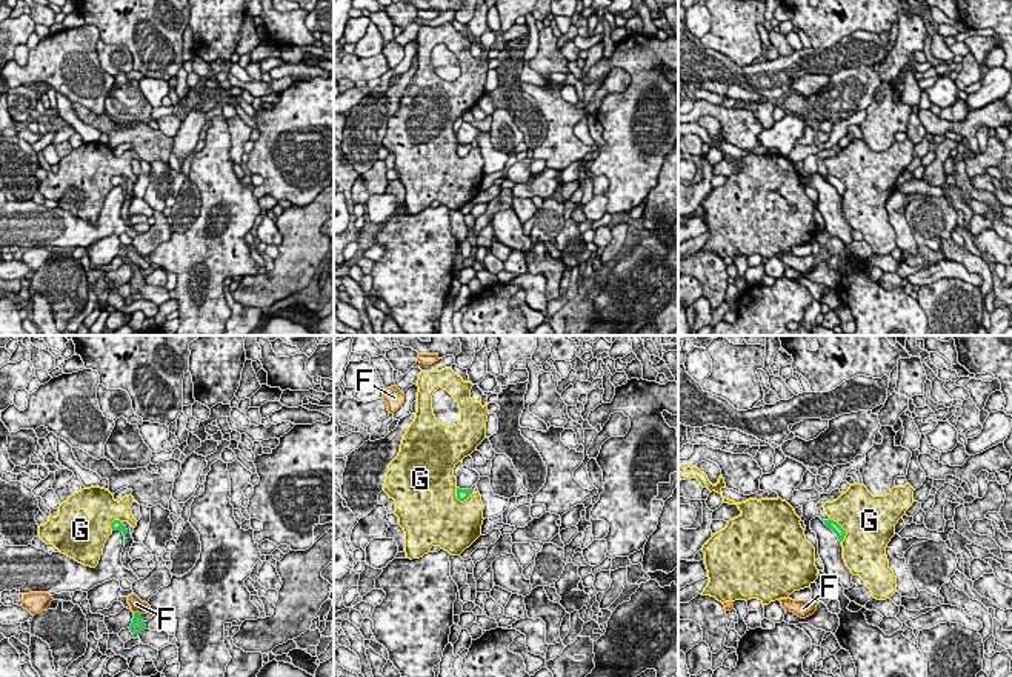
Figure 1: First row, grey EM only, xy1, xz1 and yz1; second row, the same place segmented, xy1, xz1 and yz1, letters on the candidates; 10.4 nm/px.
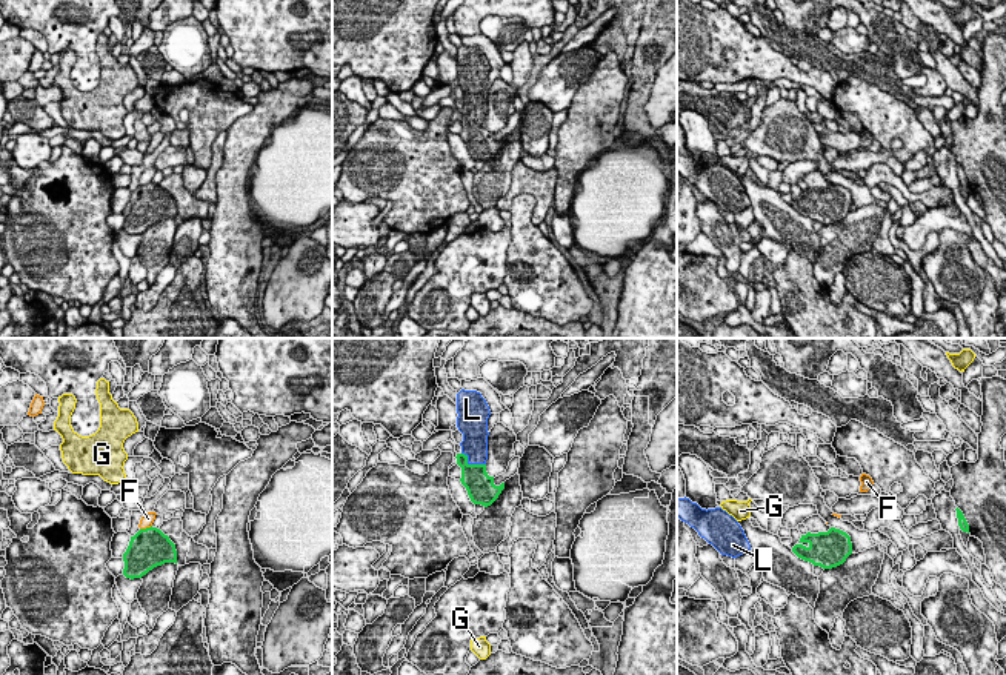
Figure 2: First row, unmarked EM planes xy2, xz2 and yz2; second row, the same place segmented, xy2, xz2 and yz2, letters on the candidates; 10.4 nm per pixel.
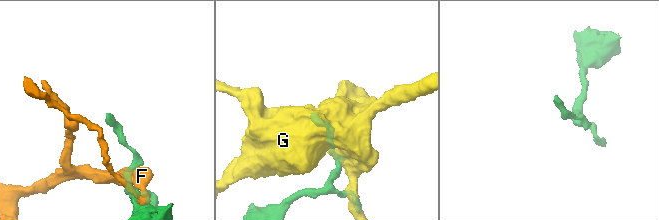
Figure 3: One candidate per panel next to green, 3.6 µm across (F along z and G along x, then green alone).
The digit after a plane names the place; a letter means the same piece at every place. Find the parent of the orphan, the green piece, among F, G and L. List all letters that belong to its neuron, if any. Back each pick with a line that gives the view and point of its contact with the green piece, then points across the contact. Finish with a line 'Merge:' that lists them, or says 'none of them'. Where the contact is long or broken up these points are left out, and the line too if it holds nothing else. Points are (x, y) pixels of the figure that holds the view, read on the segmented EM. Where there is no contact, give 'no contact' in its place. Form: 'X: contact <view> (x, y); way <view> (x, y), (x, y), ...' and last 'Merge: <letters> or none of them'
L: contact xz2 (473, 465); way xz2 (480, 486), (474, 477), (473, 465), (474, 445)
Merge: L

